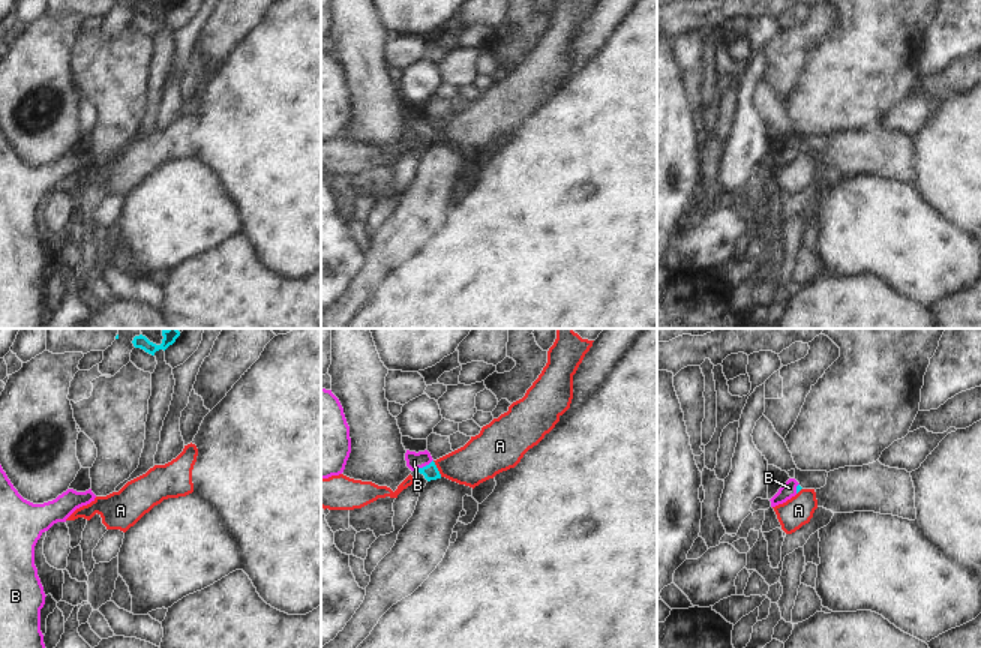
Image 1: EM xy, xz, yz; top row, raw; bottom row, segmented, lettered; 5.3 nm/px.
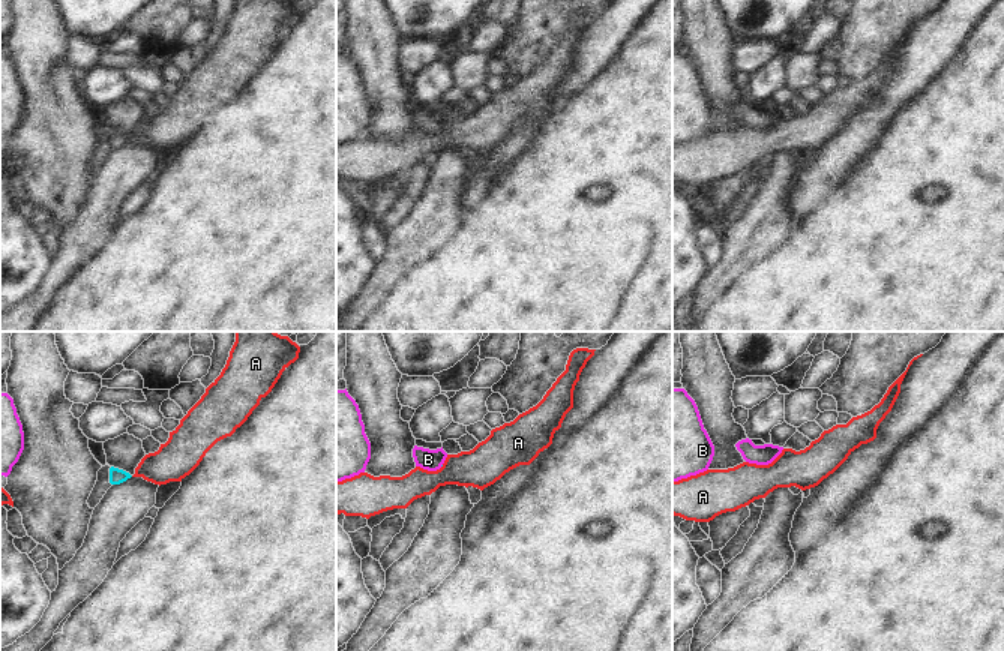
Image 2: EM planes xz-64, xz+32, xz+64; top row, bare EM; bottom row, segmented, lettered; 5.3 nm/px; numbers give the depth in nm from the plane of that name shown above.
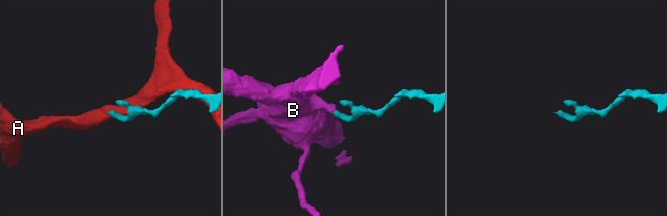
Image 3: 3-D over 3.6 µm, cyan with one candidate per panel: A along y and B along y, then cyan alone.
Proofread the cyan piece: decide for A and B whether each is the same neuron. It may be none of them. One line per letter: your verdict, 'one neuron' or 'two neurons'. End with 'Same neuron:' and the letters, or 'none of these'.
A: two neurons
B: one neuron
Same neuron: B

